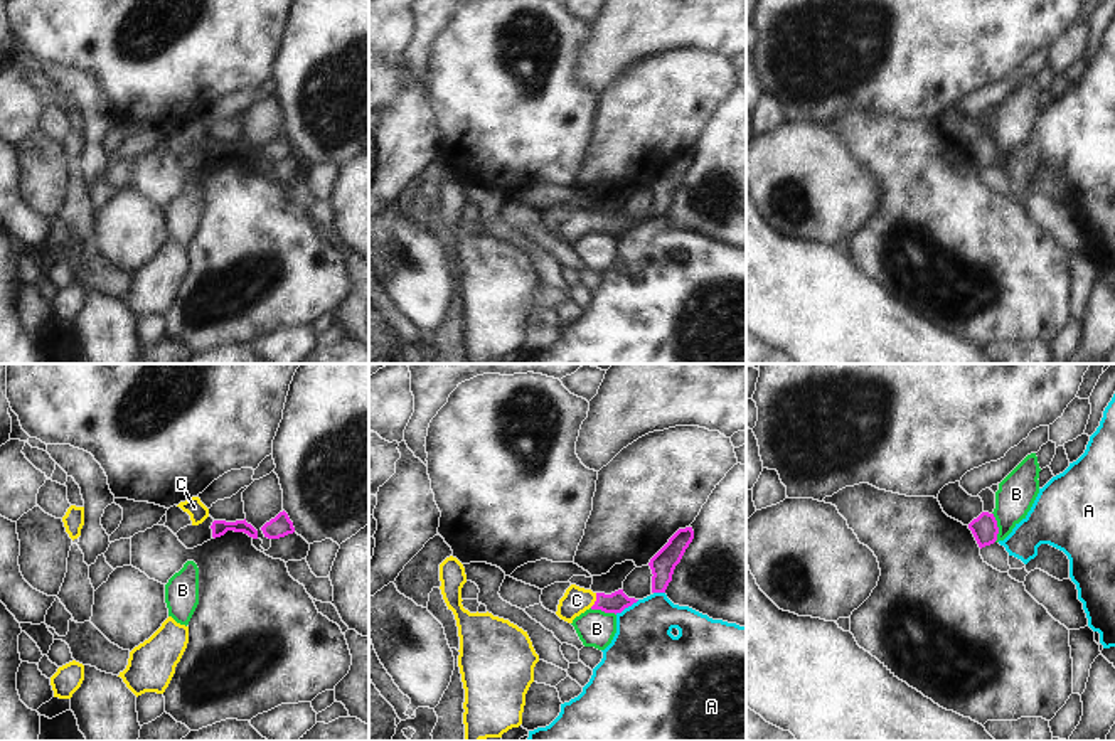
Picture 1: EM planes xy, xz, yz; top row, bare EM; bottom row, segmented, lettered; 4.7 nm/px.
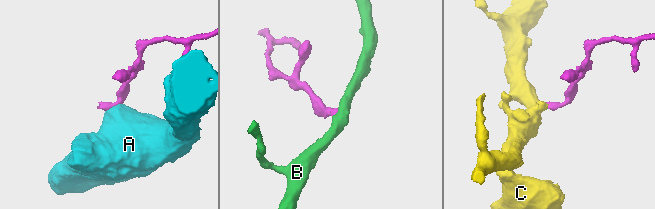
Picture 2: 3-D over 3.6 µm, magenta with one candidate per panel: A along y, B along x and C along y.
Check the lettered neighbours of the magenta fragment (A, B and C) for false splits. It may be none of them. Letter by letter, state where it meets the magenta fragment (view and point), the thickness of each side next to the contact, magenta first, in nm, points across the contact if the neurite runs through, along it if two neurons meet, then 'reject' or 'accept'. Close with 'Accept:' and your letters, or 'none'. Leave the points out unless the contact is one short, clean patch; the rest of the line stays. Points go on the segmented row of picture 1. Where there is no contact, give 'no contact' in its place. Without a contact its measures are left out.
A: xz (627, 607) | 100/340 nm | along xz (639, 600), (615, 613) | reject
B: yz (997, 527) | 120/180 nm | along yz (992, 512), (997, 522), (996, 541) | reject
C: xz (597, 600) | 100/130 nm | across xz (617, 602), (597, 600), (576, 600) | accept
Accept: C

